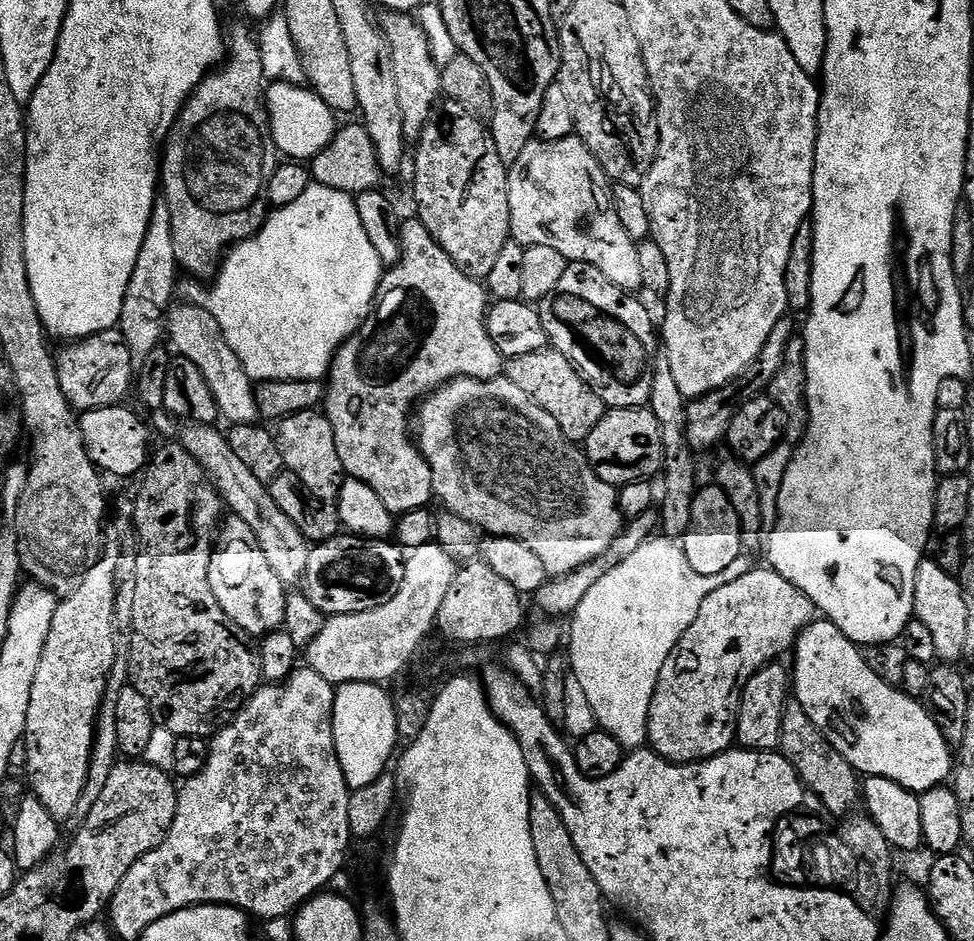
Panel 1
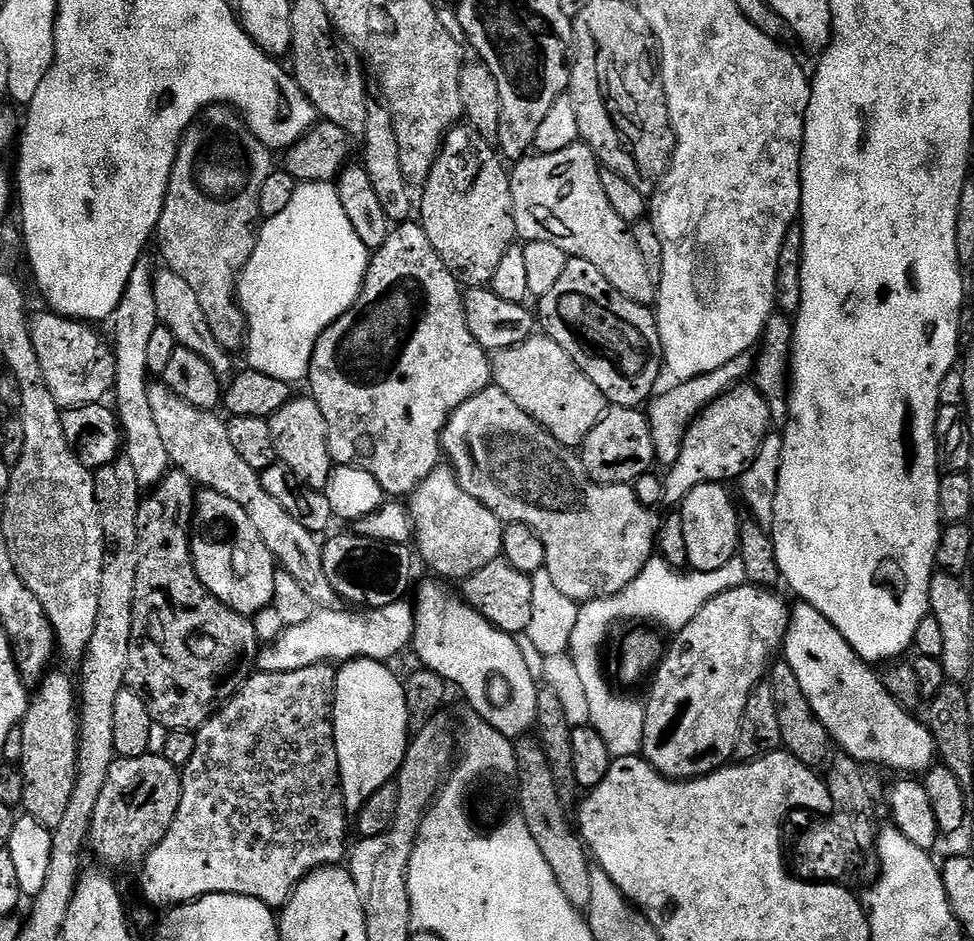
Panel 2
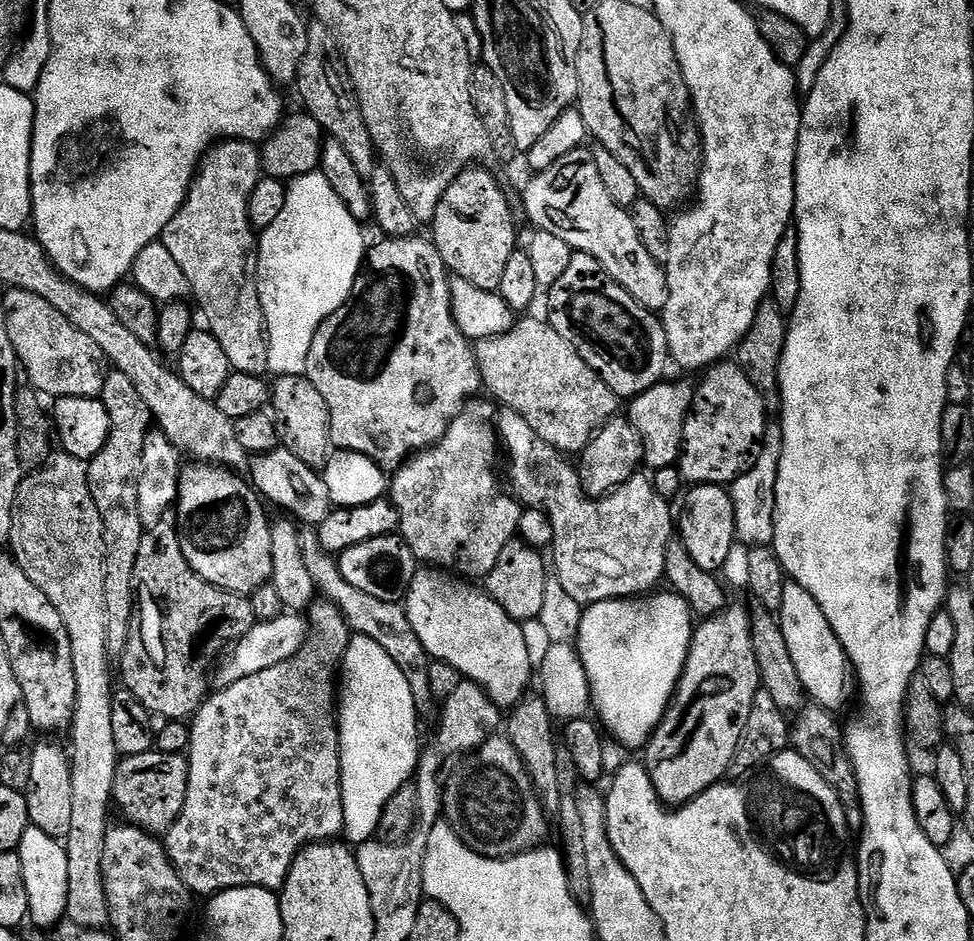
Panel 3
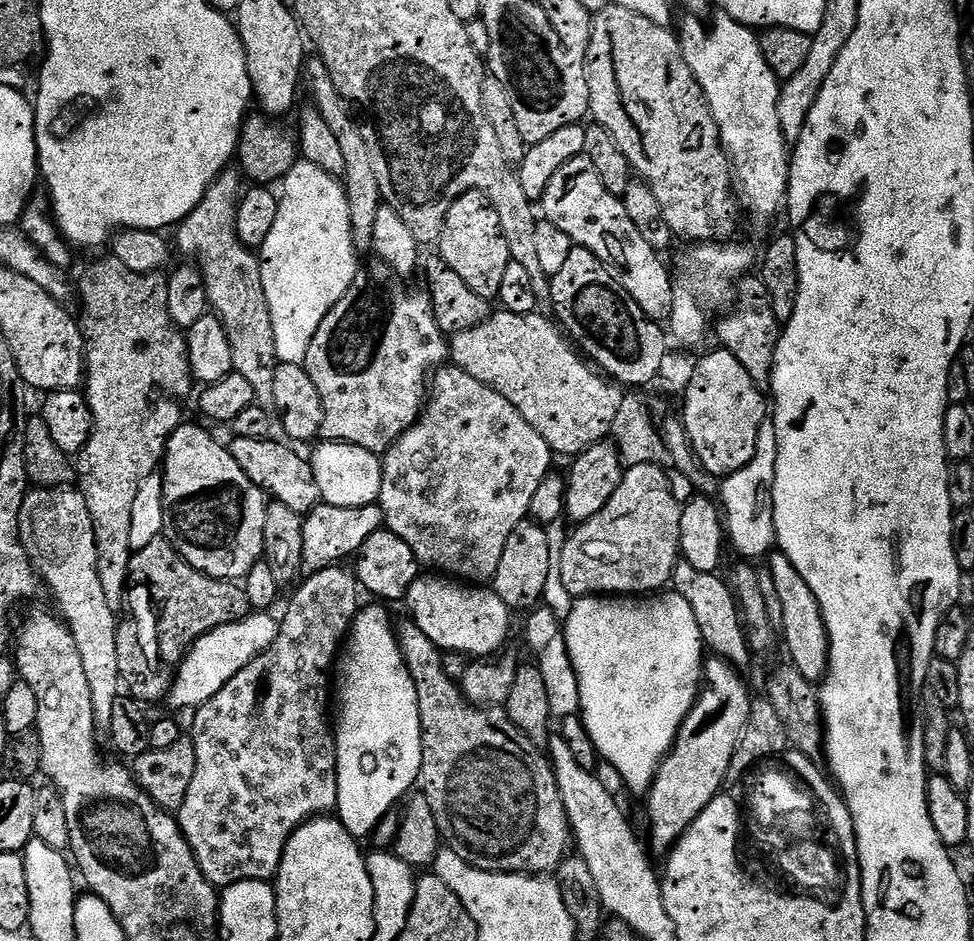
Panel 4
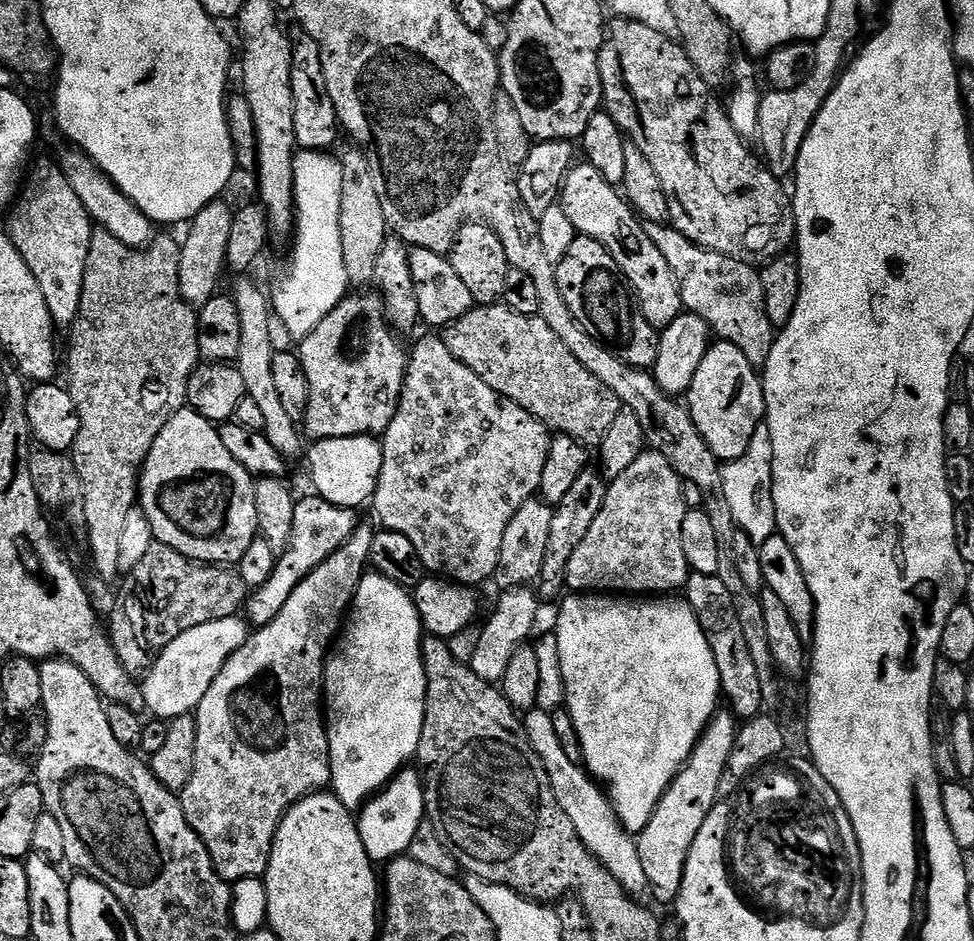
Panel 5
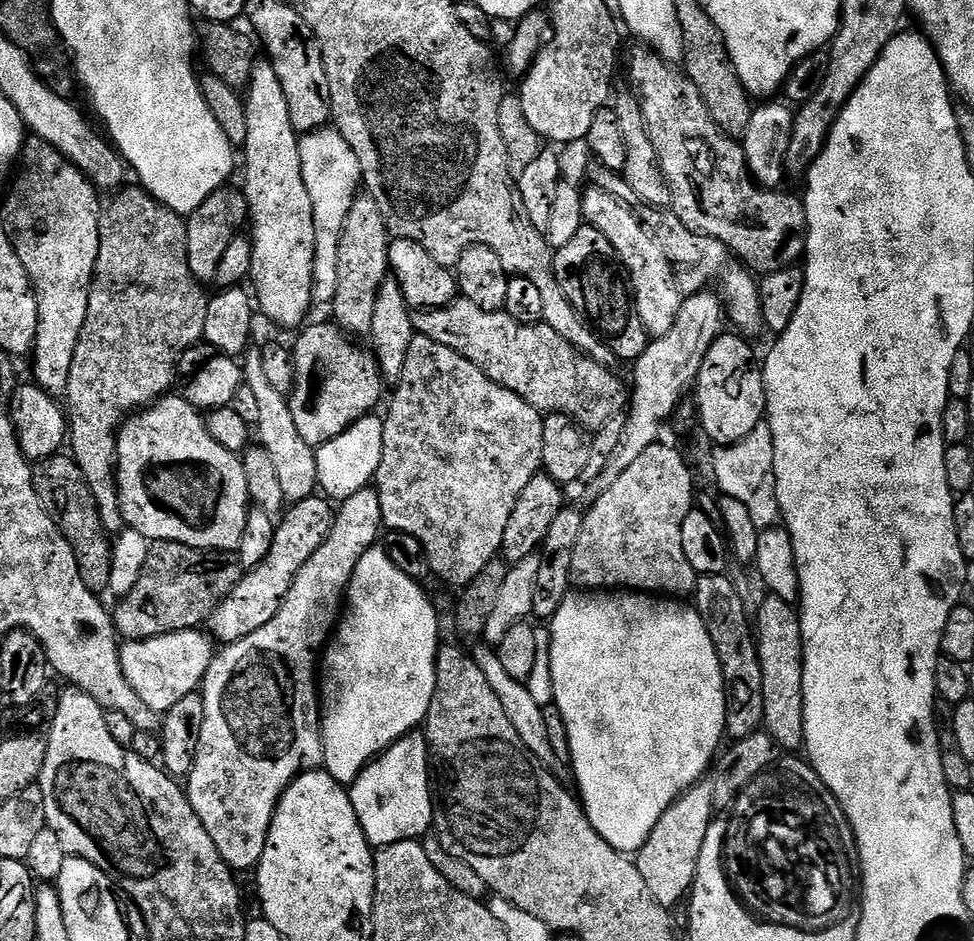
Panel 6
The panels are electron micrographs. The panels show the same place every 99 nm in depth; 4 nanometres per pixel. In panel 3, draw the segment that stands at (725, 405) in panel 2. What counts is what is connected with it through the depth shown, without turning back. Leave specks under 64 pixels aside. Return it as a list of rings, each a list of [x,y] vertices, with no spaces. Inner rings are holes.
[[[717,362],[701,376],[704,377],[696,384],[692,409],[689,410],[684,423],[684,447],[678,461],[680,478],[692,486],[697,484],[730,486],[742,474],[746,474],[746,470],[756,460],[756,451],[763,441],[766,427],[764,398],[758,394],[758,390],[754,390],[754,386],[750,386],[750,378],[746,378],[744,369],[735,362]]]

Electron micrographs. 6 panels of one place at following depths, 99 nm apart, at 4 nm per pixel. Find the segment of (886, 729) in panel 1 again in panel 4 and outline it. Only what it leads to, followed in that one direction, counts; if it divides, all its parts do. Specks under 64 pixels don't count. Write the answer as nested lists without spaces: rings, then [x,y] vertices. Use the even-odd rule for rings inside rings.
[[[779,550],[773,552],[772,561],[766,564],[766,570],[772,575],[774,590],[778,590],[778,602],[782,605],[778,628],[782,633],[783,647],[784,644],[788,647],[791,667],[797,668],[807,680],[823,681],[828,671],[828,631],[818,606],[818,598],[814,598],[814,590],[806,586],[806,578],[794,570],[794,562],[790,562],[790,558],[786,558]]]

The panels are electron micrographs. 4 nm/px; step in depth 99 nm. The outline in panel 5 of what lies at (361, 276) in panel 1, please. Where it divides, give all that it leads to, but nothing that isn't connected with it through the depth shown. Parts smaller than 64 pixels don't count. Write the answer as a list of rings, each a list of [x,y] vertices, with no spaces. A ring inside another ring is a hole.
[[[297,151],[296,156],[292,160],[294,162],[294,198],[296,199],[296,223],[294,225],[294,239],[292,244],[292,261],[288,264],[288,273],[281,278],[276,284],[276,289],[271,289],[270,299],[274,309],[274,316],[277,321],[284,323],[284,328],[293,336],[296,342],[305,340],[314,330],[314,326],[318,326],[318,322],[322,322],[322,318],[326,318],[326,314],[330,314],[330,310],[334,310],[334,306],[338,306],[344,301],[344,297],[349,295],[350,285],[348,275],[346,274],[346,262],[342,262],[342,226],[340,225],[340,207],[342,206],[342,166],[339,159],[328,152],[306,152]]]

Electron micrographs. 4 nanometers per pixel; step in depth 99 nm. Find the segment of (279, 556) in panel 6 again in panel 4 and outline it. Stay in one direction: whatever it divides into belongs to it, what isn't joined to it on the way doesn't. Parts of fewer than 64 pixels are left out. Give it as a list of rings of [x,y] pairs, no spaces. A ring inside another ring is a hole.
[[[321,502],[303,517],[303,522],[305,548],[302,572],[305,577],[339,565],[347,556],[348,559],[355,557],[362,542],[366,542],[370,534],[385,527],[384,511],[380,509],[379,503],[367,504],[361,508],[343,508]]]

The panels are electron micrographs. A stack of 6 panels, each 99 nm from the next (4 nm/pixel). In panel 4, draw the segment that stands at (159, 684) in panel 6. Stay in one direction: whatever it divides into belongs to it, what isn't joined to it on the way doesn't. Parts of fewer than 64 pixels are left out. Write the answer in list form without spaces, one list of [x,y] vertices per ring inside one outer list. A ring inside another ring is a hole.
[[[264,610],[253,611],[245,620],[218,626],[194,641],[174,674],[171,690],[166,697],[167,704],[176,710],[199,708],[222,690],[234,674],[264,653],[274,642],[278,631],[277,617],[268,615],[272,614]]]

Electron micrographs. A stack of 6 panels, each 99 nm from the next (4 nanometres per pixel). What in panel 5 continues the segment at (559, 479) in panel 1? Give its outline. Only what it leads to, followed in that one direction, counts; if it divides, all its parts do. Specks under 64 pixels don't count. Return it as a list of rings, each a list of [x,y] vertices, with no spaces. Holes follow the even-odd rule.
[[[645,450],[645,452],[636,459],[634,466],[630,466],[630,470],[622,470],[622,474],[618,474],[618,478],[609,483],[604,508],[598,510],[598,518],[594,518],[594,526],[590,526],[586,538],[582,538],[582,546],[578,546],[578,550],[574,550],[574,558],[570,558],[567,587],[576,594],[679,593],[684,585],[687,584],[690,575],[690,569],[686,562],[686,553],[682,551],[682,522],[686,518],[689,510],[684,501],[684,481],[681,480],[680,476],[676,473],[674,466],[670,462],[666,462],[666,458],[662,454]]]

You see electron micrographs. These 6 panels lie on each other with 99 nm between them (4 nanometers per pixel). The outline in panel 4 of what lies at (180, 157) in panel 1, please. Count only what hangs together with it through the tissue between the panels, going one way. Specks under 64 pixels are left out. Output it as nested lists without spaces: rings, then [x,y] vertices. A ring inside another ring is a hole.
[[[239,171],[221,172],[216,181],[208,187],[195,210],[185,220],[180,221],[175,229],[176,244],[184,258],[195,262],[204,275],[211,311],[220,319],[222,326],[226,326],[226,338],[230,338],[230,354],[234,358],[233,372],[242,374],[242,378],[250,382],[250,387],[256,395],[256,403],[262,410],[275,413],[274,370],[278,361],[274,350],[274,322],[270,322],[270,306],[266,302],[266,290],[262,286],[260,257],[253,249],[243,244],[236,233],[236,206],[242,195],[240,180],[242,181],[242,176]]]

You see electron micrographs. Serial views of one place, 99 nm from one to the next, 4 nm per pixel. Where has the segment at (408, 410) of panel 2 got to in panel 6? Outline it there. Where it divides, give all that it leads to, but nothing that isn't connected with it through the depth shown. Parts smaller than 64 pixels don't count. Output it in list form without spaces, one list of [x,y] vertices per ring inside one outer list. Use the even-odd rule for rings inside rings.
[[[332,322],[311,324],[299,333],[301,336],[296,344],[291,345],[296,381],[292,395],[288,397],[288,405],[290,414],[294,414],[298,434],[302,434],[302,439],[311,448],[318,449],[338,438],[338,434],[354,422],[375,413],[376,403],[385,399],[386,381],[375,356],[371,351],[364,349],[363,352],[358,345],[352,344],[353,337],[345,329]]]

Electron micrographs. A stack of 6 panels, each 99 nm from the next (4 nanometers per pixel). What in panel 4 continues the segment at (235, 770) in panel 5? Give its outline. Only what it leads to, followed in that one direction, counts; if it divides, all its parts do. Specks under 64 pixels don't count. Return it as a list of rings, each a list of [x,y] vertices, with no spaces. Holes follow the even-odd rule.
[[[333,566],[322,570],[321,572],[315,572],[313,576],[307,577],[303,581],[305,584],[297,590],[292,596],[292,601],[288,604],[288,613],[285,614],[284,620],[279,621],[278,631],[274,642],[267,648],[267,650],[262,653],[258,658],[254,658],[249,662],[249,664],[238,674],[234,674],[230,682],[226,682],[222,686],[222,690],[214,694],[209,701],[206,701],[199,708],[195,709],[194,715],[196,716],[192,720],[192,729],[190,729],[190,735],[192,741],[194,742],[194,754],[196,755],[196,769],[194,770],[194,782],[190,782],[190,790],[186,790],[186,798],[184,799],[184,805],[178,809],[178,819],[180,821],[180,829],[182,834],[186,838],[186,842],[190,846],[190,850],[194,854],[194,858],[198,862],[198,866],[202,870],[202,874],[207,878],[207,880],[216,885],[217,889],[223,890],[231,886],[232,884],[237,884],[238,882],[246,882],[247,880],[267,880],[271,881],[275,877],[276,872],[280,869],[280,863],[282,862],[282,854],[286,850],[286,842],[294,834],[294,830],[298,830],[306,823],[307,820],[313,819],[318,816],[322,816],[331,813],[336,807],[338,802],[338,766],[336,765],[336,738],[334,735],[333,725],[330,723],[330,716],[328,720],[328,671],[333,671],[334,665],[338,660],[338,653],[341,651],[342,645],[345,643],[346,637],[351,629],[353,620],[356,619],[356,613],[358,611],[358,605],[361,603],[360,596],[361,593],[358,591],[358,581],[351,571],[348,572],[344,569],[344,566]]]

